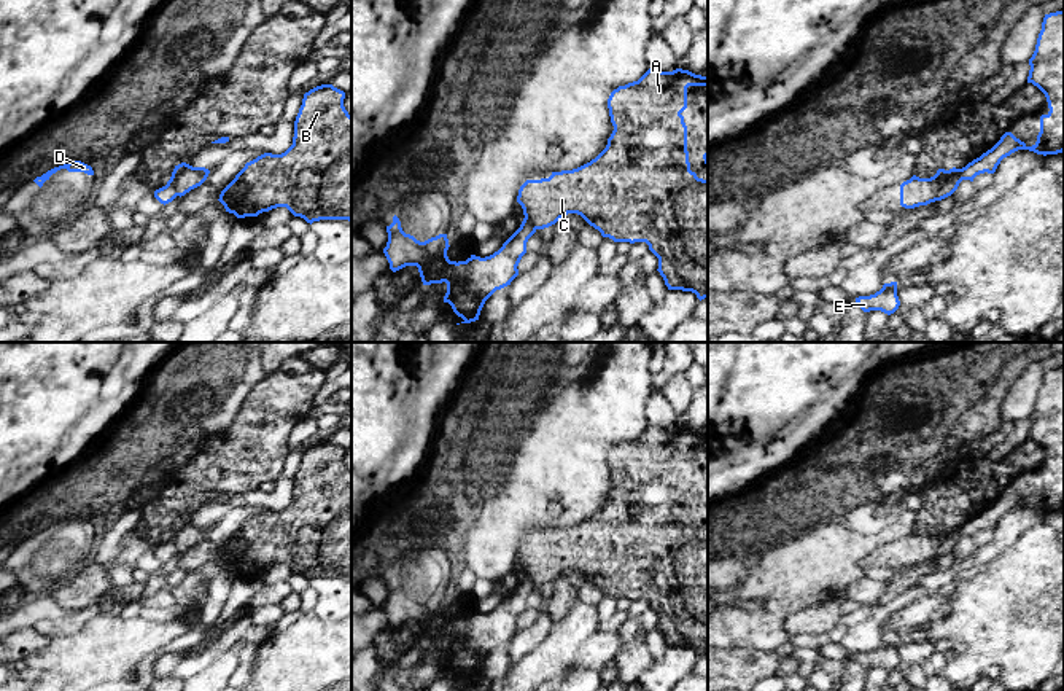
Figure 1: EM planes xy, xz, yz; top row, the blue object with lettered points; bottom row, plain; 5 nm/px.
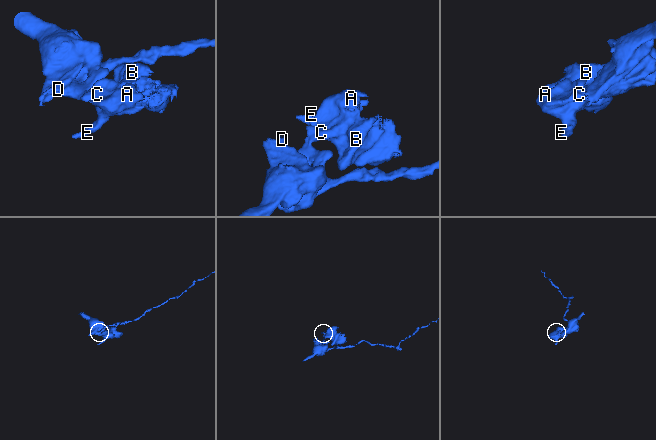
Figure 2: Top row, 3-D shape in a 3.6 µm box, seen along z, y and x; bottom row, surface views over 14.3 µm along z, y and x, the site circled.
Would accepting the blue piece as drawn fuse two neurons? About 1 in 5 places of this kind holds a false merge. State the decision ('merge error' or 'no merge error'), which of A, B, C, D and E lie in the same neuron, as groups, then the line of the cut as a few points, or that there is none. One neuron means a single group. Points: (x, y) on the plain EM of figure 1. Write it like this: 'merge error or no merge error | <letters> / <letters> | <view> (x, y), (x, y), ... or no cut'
merge error | A B C E / D | yz (948, 527), (935, 556)

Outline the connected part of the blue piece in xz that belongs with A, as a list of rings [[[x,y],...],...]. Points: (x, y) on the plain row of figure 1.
[[[649,425],[638,438],[614,446],[608,455],[614,487],[606,505],[577,525],[526,537],[517,559],[536,586],[577,570],[614,599],[646,599],[658,615],[657,627],[668,646],[692,648],[701,658],[708,654],[708,537],[690,527],[681,471],[689,443],[708,443],[708,433]]]

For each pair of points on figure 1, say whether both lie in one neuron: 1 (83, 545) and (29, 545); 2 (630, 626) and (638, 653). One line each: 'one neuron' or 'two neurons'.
1: one neuron
2: one neuron

